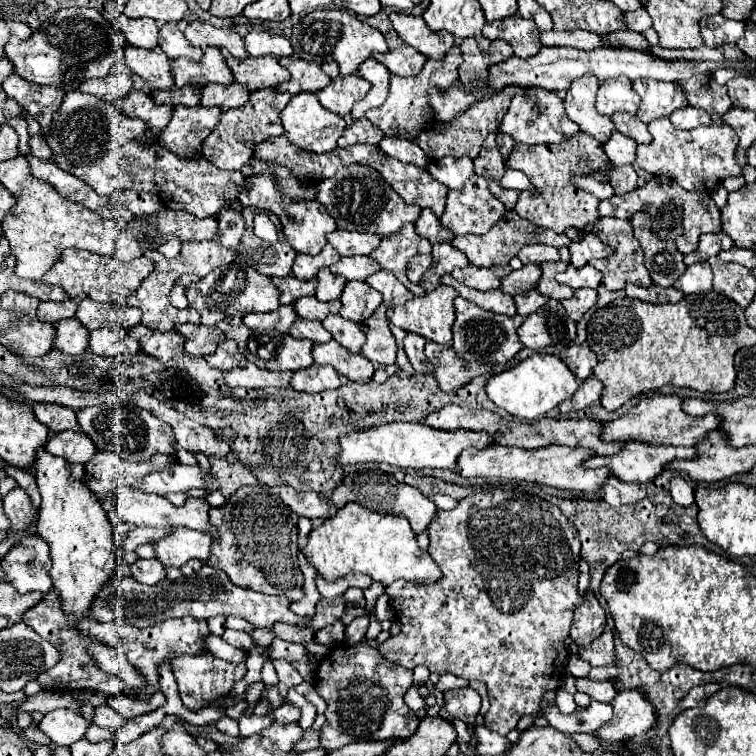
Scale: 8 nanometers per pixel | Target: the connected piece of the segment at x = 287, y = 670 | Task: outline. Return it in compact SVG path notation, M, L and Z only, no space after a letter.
M273 660L273 666L279 674L279 694L285 700L287 692L303 682L303 676L295 668L291 668L291 664L287 660Z

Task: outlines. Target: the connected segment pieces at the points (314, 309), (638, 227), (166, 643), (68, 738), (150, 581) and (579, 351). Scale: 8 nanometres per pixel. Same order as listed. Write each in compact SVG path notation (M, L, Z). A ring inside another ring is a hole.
M315 296L311 298L299 298L295 304L293 304L295 312L299 318L307 318L307 320L325 320L329 314L337 314L339 308L341 308L341 302L339 300L333 300L333 302L321 302L317 300Z
M637 212L631 218L631 226L645 252L645 268L649 270L653 282L659 286L673 286L681 272L685 272L683 254L677 252L671 242L663 242L651 232L649 216L645 216L643 212Z
M183 616L183 618L169 618L165 622L159 622L155 626L149 626L149 628L135 628L135 626L129 626L125 622L97 622L95 620L83 620L81 622L81 630L97 640L101 640L102 643L109 644L110 647L121 650L133 666L137 666L145 678L149 680L147 682L147 688L141 690L141 694L137 694L141 700L147 700L153 692L159 690L159 676L157 676L157 664L163 660L163 658L169 658L173 660L175 656L179 654L197 654L197 652L205 652L205 644L203 644L203 638L209 634L207 632L207 622L205 620L197 620L193 616Z
M59 708L53 712L47 712L43 720L39 722L39 730L59 746L69 746L85 736L89 728L89 722L71 708Z
M157 558L151 560L137 560L135 564L131 564L131 576L147 586L155 586L159 582L163 582L167 578L165 568L161 566L161 562Z
M571 346L563 350L561 360L569 366L569 370L577 376L579 382L587 380L593 374L593 366L597 364L597 356L587 346Z

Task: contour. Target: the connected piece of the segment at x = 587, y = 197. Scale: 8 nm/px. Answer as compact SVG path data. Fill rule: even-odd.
M575 134L571 140L567 140L565 144L559 146L525 146L525 144L517 144L515 150L511 152L507 166L521 170L529 176L529 180L535 184L535 188L539 190L539 194L529 194L529 192L521 192L515 212L541 228L549 228L557 234L565 232L567 228L583 228L587 222L595 222L599 218L597 212L597 204L599 200L591 194L587 194L585 190L575 188L569 178L573 174L589 174L589 172L600 172L609 176L610 184L616 195L624 195L633 188L637 188L637 172L633 170L631 165L613 166L609 168L611 162L607 160L601 144L597 140L593 140L589 134Z

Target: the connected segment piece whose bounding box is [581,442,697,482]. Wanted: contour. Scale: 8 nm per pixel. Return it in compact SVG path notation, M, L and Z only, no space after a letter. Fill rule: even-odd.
M627 442L621 452L613 456L595 456L585 460L581 466L585 468L609 468L611 476L621 482L647 482L663 472L667 462L675 458L695 458L697 452L693 448L677 448L677 446L647 446L641 442Z

